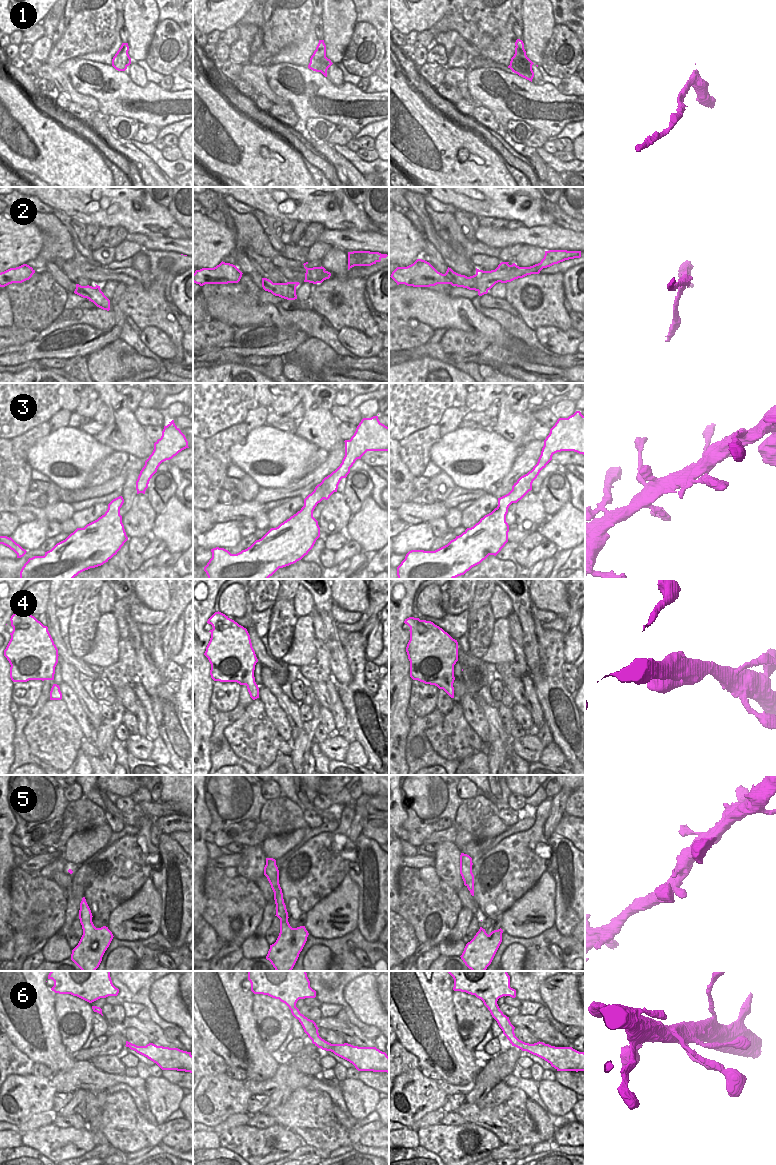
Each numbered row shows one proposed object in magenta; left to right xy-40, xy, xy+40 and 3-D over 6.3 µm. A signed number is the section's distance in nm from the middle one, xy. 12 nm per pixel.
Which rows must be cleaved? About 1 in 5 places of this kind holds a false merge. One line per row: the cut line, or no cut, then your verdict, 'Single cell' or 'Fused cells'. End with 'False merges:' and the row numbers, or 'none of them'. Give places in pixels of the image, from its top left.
1: Split along xy (325, 55), (321, 59), (321, 72). Fused cells
2: Split along xy+40 (469, 277), (475, 281), (476, 286), (480, 290), (487, 290). Fused cells
3: No split. Single cell
4: No split. Single cell
5: No split. Single cell
6: No split. Single cell
False merges: 1, 2

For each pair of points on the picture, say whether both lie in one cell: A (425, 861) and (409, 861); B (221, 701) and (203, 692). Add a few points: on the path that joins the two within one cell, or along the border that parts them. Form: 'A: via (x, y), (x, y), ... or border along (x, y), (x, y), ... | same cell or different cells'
A: via (421, 861), (413, 861) | same cell
B: border along (214, 681), (211, 687), (210, 704) | different cells

